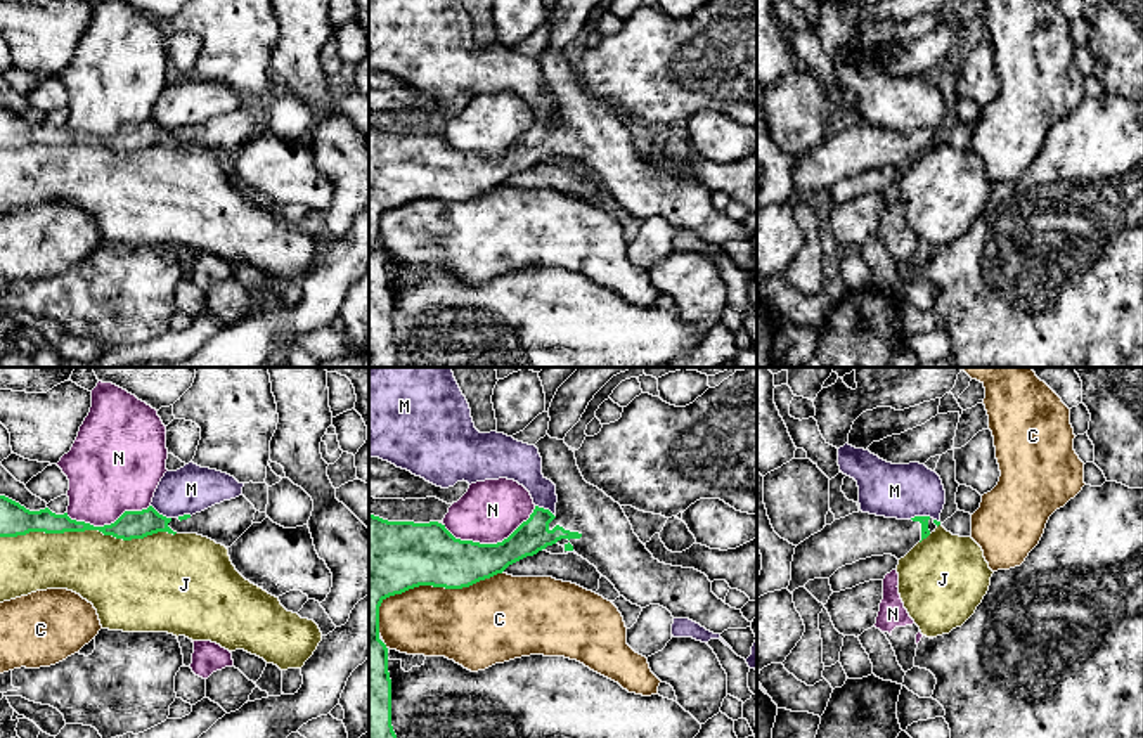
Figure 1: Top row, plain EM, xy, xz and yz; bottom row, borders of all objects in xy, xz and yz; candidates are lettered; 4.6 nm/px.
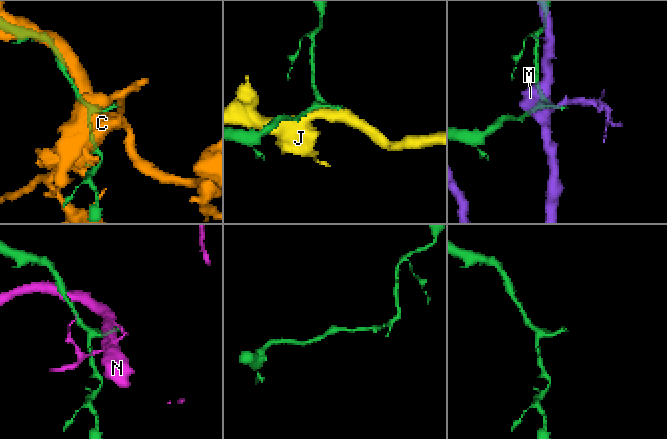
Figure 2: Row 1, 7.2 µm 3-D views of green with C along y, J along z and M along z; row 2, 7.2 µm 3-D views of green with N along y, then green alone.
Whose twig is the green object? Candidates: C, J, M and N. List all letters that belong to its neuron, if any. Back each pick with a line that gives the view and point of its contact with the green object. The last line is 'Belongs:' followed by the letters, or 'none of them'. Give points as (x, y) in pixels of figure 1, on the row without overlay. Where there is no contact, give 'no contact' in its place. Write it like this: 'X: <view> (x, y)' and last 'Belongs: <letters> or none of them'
Belongs: none of them

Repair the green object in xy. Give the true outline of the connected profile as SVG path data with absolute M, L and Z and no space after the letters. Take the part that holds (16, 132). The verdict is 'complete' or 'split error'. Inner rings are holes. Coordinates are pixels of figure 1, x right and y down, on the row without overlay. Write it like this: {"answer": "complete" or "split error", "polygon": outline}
{"answer": "split error", "polygon": "M0 107L0 149L17 149L29 144L64 146L99 142L104 147L132 152L158 144L168 144L173 147L197 146L230 159L253 137L255 125L255 118L244 107L239 107L192 128L166 130L149 118L142 123L125 123L111 137L94 139L85 133L71 132L68 125L55 126L48 120L29 123L19 114Z"}

